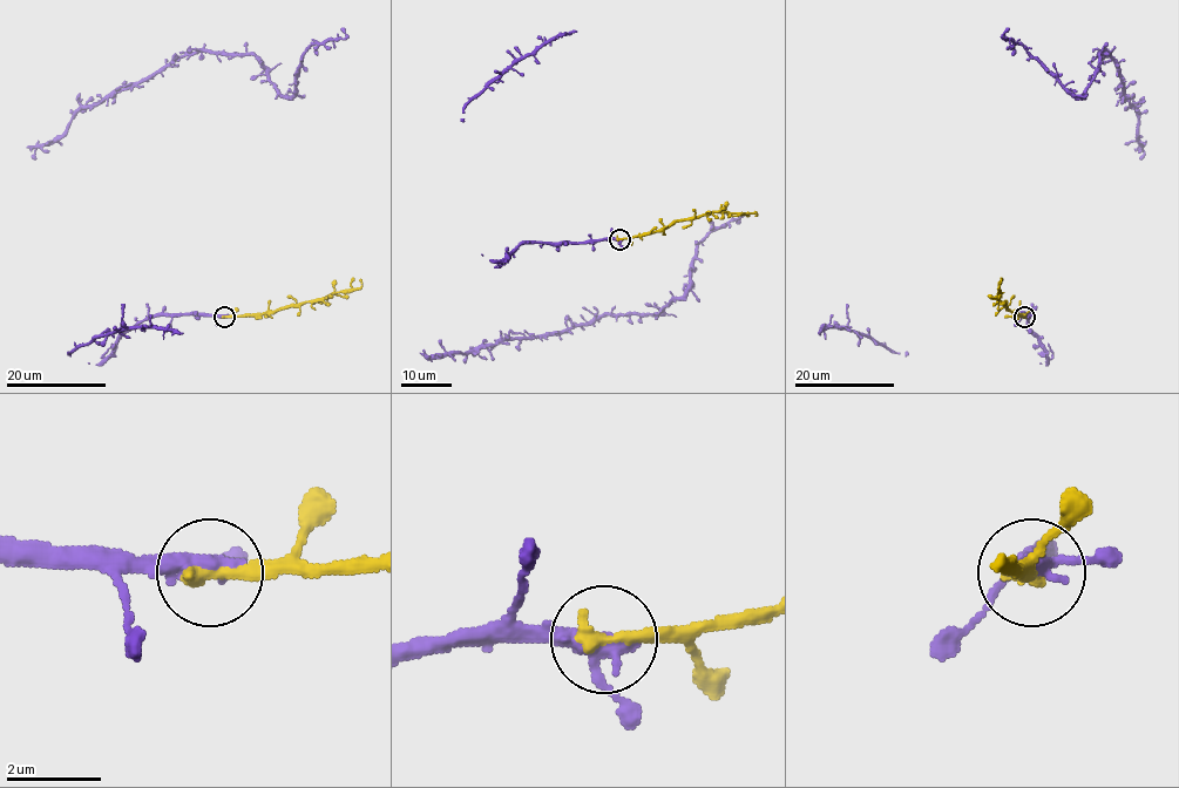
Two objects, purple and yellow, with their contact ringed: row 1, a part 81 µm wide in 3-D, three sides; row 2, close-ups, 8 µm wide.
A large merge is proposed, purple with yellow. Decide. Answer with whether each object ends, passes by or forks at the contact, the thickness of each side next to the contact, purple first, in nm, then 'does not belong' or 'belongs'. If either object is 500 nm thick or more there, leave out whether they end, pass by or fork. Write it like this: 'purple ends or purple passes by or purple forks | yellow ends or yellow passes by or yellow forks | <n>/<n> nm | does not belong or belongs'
purple passes by | yellow ends | 360/360 nm | belongs

